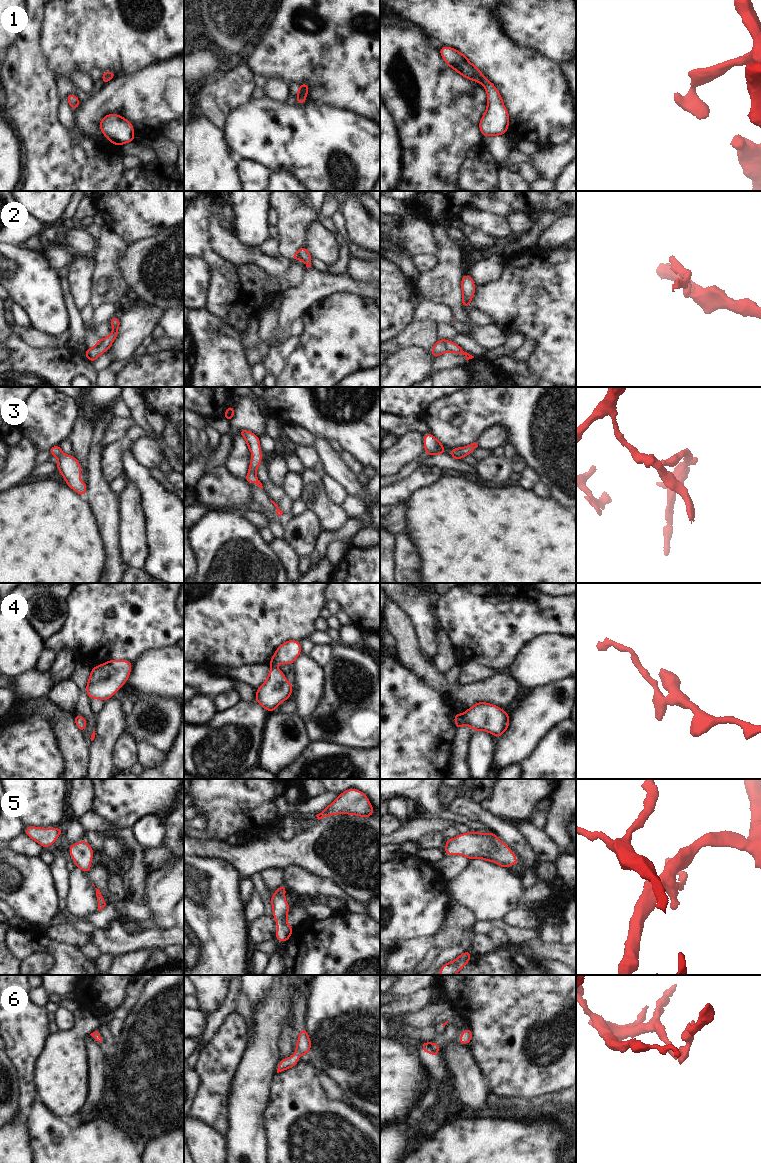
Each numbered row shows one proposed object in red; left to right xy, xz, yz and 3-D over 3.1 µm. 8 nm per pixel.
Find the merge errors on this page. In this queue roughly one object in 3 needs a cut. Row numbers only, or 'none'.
2

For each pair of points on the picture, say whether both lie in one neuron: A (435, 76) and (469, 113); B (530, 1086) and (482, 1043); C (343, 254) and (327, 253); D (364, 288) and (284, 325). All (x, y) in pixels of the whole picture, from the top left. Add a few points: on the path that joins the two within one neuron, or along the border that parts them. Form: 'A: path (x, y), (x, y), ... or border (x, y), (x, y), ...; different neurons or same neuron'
A: path (441, 85), (460, 104); same neuron
B: path (518, 1074), (494, 1050); same neuron
C: border (340, 239), (338, 258), (328, 265); different neurons
D: path (343, 285), (318, 285), (299, 304); same neuron

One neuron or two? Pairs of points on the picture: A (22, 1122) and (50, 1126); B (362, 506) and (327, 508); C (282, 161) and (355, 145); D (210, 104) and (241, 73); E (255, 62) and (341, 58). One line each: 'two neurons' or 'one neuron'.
A: two neurons
B: two neurons
C: one neuron
D: one neuron
E: one neuron

